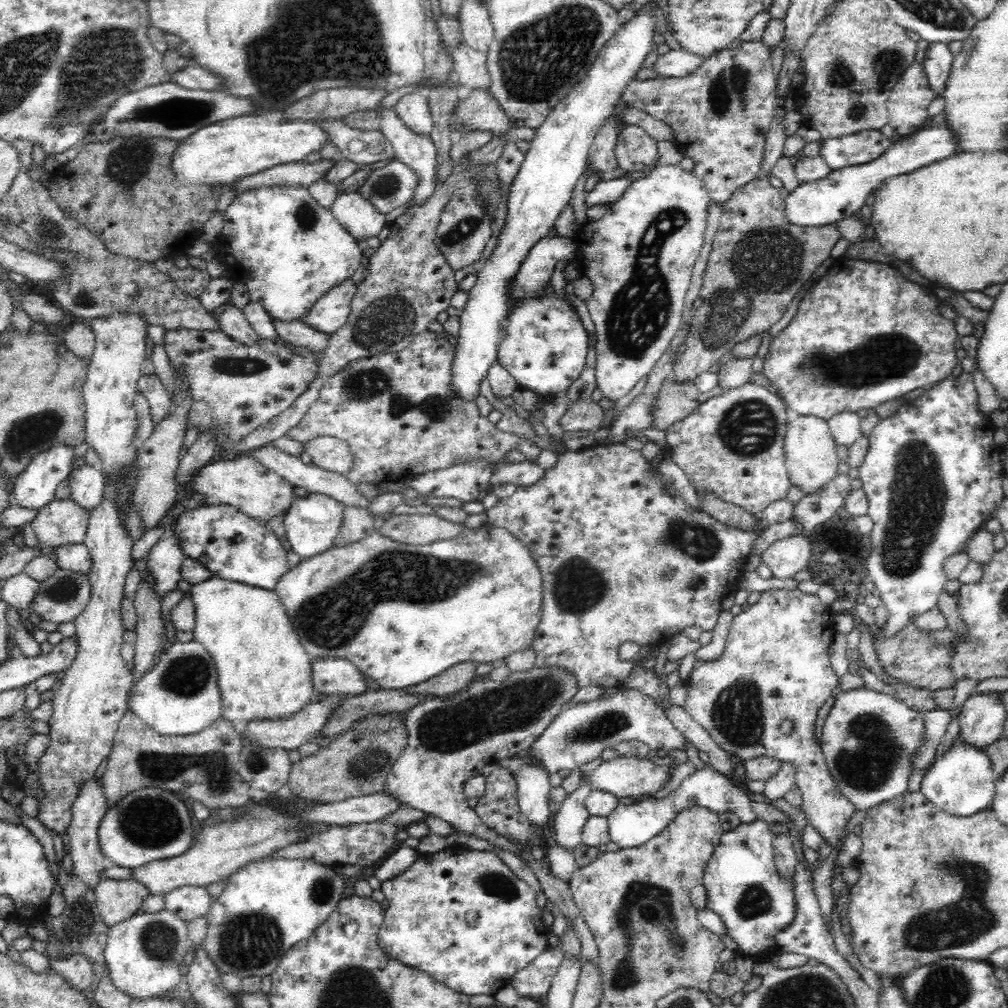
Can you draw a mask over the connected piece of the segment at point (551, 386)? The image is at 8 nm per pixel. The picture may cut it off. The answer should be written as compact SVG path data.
M552 286L538 297L520 301L517 307L506 316L505 334L502 335L497 349L497 362L504 366L508 374L516 380L518 388L534 390L546 395L546 400L557 392L564 391L580 376L586 362L586 332L580 323L576 310L564 300L556 299Z

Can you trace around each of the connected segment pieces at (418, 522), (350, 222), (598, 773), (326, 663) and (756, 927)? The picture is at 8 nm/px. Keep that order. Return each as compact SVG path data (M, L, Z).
M392 514L378 532L400 544L424 545L438 540L452 540L466 529L466 525L454 524L437 514Z
M354 190L337 194L331 214L360 245L365 240L376 238L380 230L388 225L384 214L378 212L370 200Z
M617 756L605 761L588 774L587 782L596 791L611 792L618 798L645 796L662 790L670 779L672 770L658 766L647 759L635 756Z
M321 657L313 660L314 689L328 696L364 695L375 688L356 664L342 658Z
M758 818L737 824L722 835L701 881L708 891L707 908L720 915L725 930L738 943L738 953L759 960L777 953L776 934L794 919L796 910L792 880L779 876L775 867L773 836L770 823Z

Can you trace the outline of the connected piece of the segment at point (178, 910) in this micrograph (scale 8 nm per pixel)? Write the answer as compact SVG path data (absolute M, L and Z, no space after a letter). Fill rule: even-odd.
M181 886L164 896L166 910L179 916L184 922L192 922L196 918L206 918L213 903L207 886Z

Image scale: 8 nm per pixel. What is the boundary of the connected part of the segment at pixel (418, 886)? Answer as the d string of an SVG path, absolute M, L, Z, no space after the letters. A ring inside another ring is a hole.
M457 843L431 855L420 854L398 876L381 882L379 890L382 891L386 902L390 906L386 908L385 915L383 916L383 925L377 932L377 946L389 958L396 959L402 964L416 967L420 971L428 973L434 980L448 985L448 988L455 989L456 992L464 993L469 997L480 996L480 994L493 996L497 990L504 988L504 986L510 983L516 972L526 968L541 952L544 952L550 946L548 936L550 936L551 932L550 928L542 920L542 914L537 907L537 893L512 872L512 869L502 861L502 858L498 856L496 851L470 849L467 845Z

